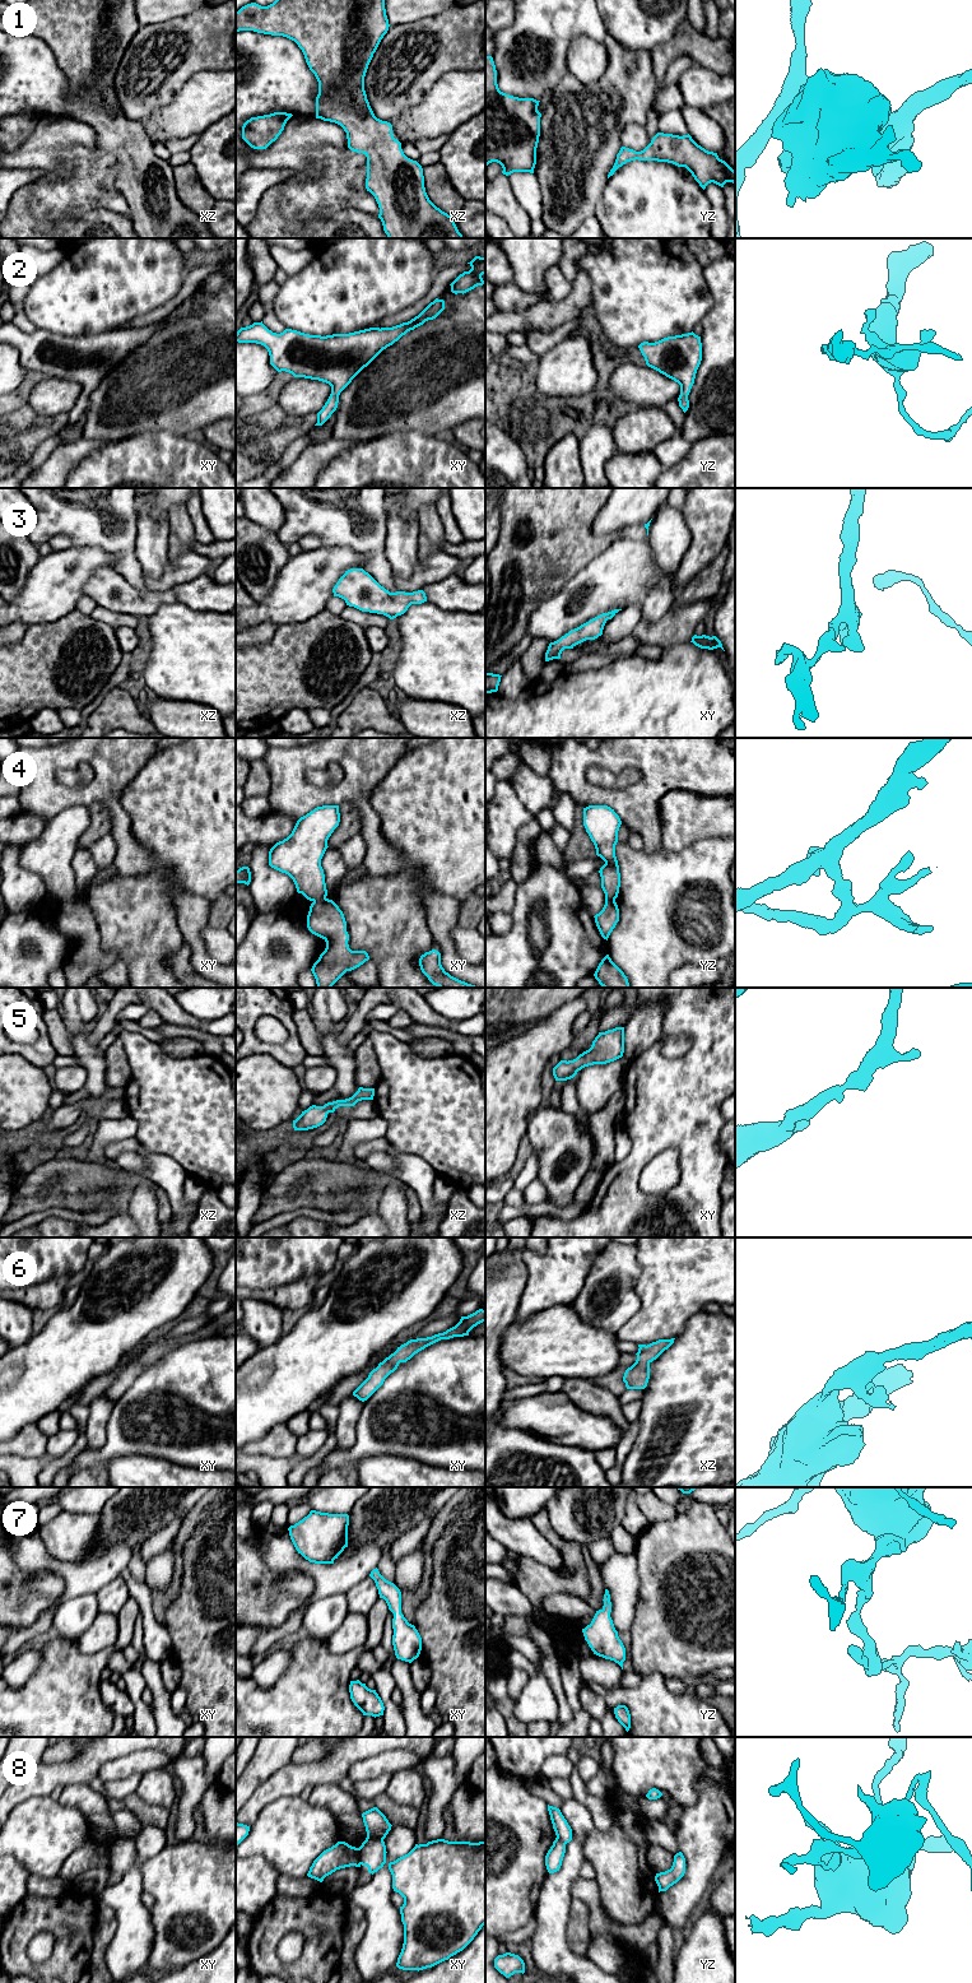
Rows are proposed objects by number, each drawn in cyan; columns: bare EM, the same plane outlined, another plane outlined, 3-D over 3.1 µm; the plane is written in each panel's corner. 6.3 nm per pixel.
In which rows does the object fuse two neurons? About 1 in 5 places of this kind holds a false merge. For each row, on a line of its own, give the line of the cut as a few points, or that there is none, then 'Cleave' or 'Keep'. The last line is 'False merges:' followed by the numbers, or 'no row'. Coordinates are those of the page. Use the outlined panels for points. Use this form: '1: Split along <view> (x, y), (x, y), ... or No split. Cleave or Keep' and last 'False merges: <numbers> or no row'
1: No split. Keep
2: No split. Keep
3: No split. Keep
4: Split along xy (325, 897), (314, 901). Cleave
5: No split. Keep
6: No split. Keep
7: No split. Keep
8: Split along xy (367, 1835), (382, 1840). Cleave
False merges: 4, 8

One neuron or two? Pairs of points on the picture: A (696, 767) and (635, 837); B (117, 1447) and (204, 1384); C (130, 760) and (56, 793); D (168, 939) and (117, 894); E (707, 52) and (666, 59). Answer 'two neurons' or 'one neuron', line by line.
A: two neurons
B: one neuron
C: one neuron
D: one neuron
E: one neuron

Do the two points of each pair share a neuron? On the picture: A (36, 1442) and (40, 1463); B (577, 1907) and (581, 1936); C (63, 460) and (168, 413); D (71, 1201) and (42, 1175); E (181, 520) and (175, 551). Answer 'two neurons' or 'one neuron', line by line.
A: two neurons
B: one neuron
C: two neurons
D: one neuron
E: one neuron

